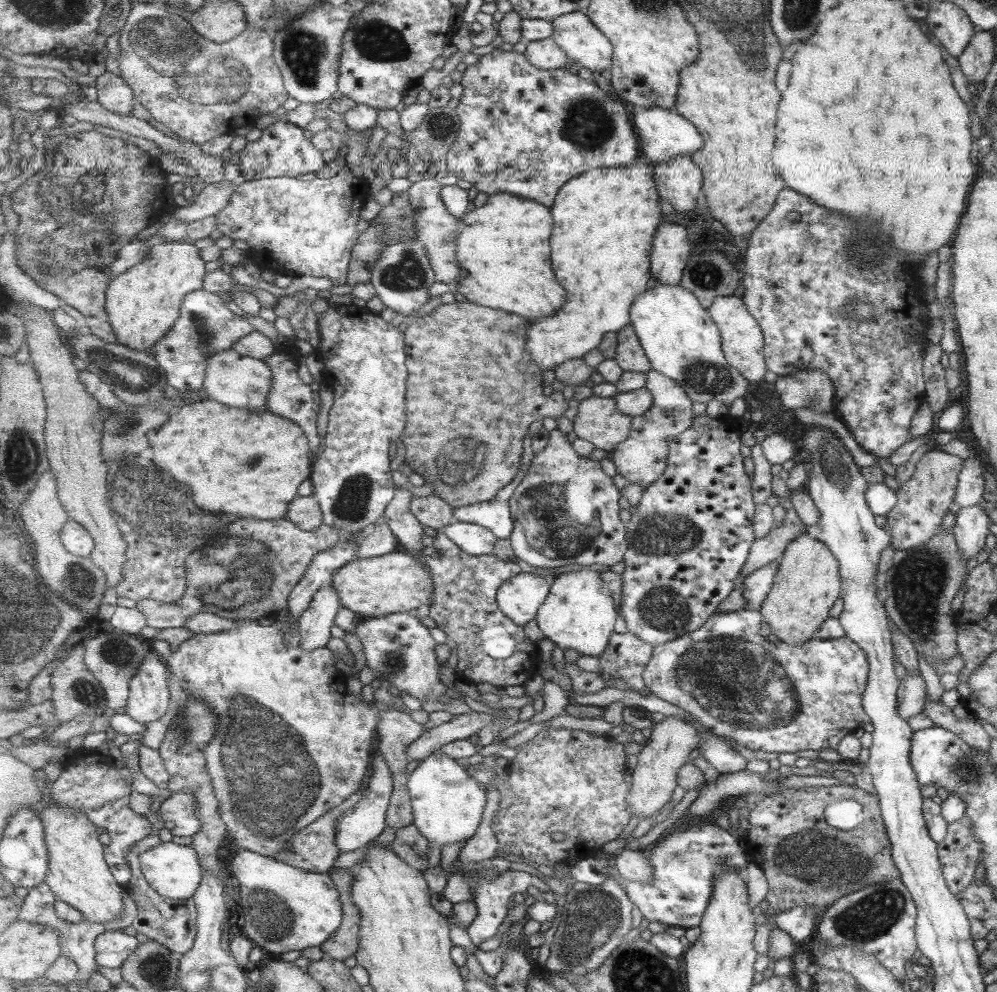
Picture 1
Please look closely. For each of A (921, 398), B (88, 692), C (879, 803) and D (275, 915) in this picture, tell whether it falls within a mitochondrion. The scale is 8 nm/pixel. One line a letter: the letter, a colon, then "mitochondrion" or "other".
A: other
B: mitochondrion
C: other
D: mitochondrion

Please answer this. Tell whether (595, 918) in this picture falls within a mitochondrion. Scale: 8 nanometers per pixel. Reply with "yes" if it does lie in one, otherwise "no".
yes

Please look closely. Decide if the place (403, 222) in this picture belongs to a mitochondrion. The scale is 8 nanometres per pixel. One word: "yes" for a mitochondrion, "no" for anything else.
yes

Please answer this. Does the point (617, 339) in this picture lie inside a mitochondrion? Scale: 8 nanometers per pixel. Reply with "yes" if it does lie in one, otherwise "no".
no

